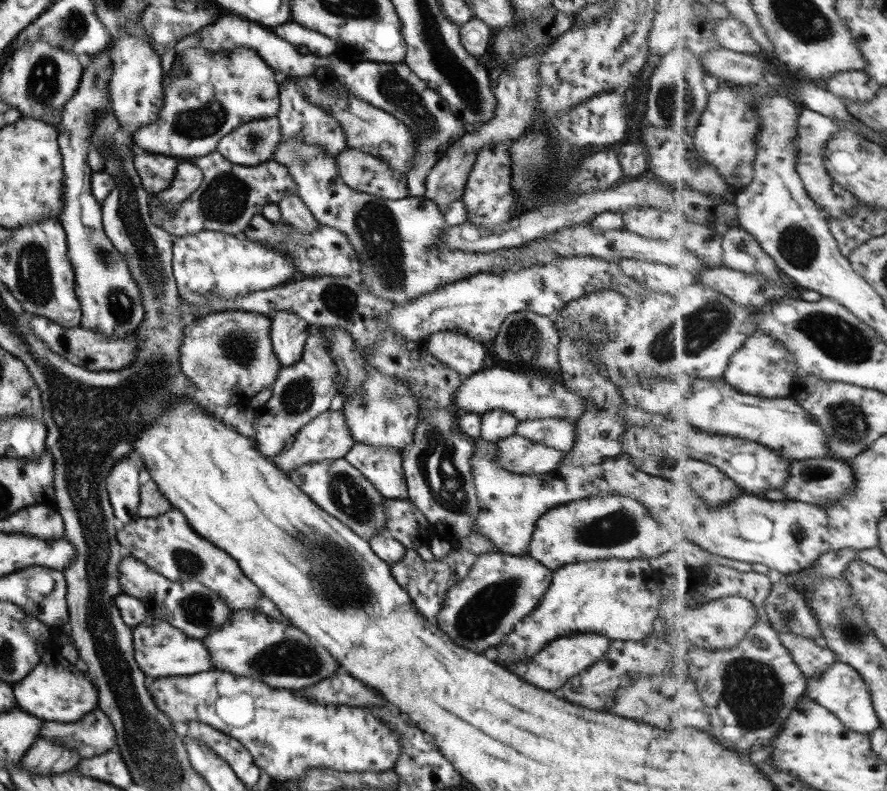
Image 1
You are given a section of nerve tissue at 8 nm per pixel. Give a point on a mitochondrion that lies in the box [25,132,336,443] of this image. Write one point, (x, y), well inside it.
(224, 200)

